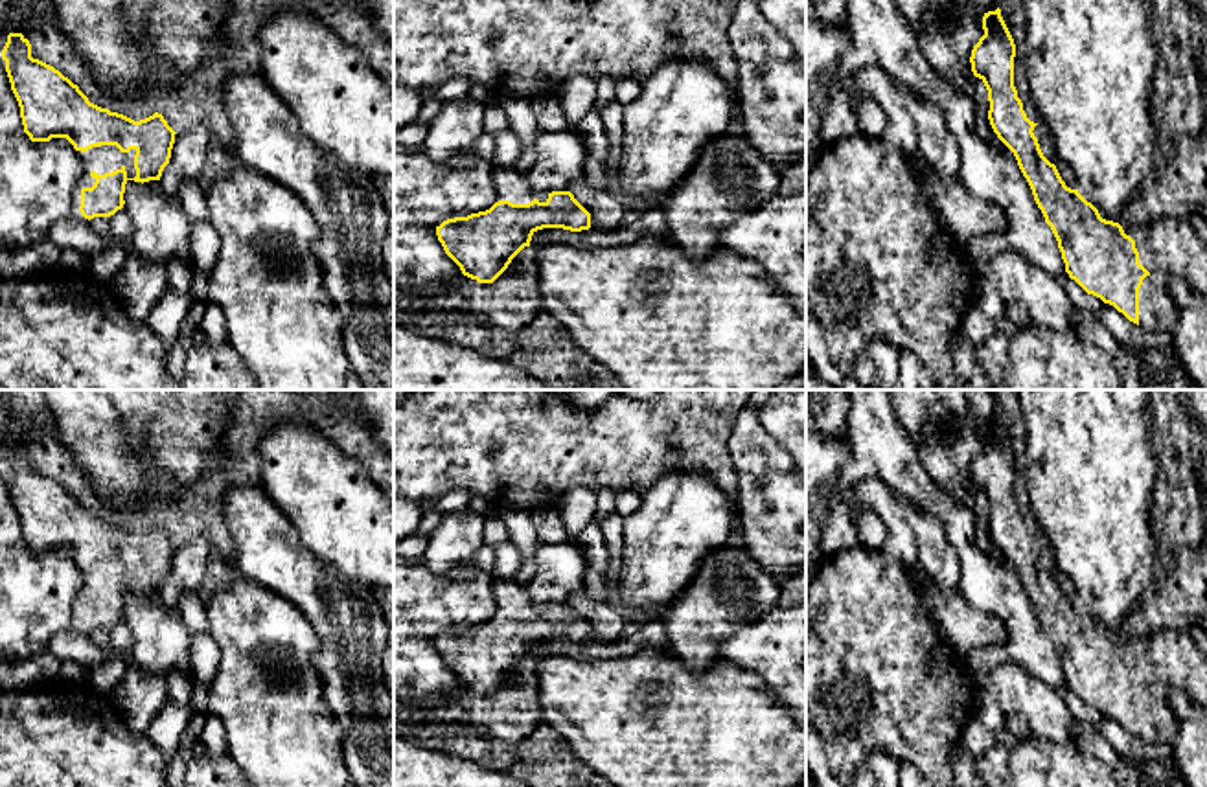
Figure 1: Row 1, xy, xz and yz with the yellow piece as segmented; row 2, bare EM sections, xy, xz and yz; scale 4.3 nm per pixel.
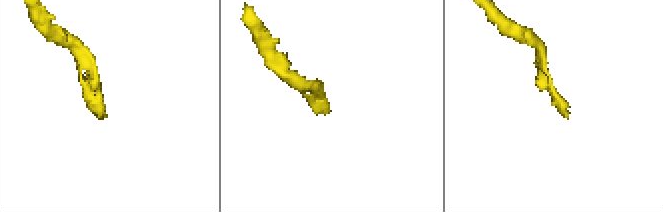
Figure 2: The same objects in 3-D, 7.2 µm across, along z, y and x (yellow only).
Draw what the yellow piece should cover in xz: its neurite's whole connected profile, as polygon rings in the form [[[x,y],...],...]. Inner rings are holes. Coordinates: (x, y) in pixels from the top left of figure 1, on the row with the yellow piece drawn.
[[[515,167],[491,173],[493,206],[467,217],[454,217],[436,226],[438,241],[445,254],[460,267],[462,274],[478,283],[493,283],[512,263],[512,259],[530,246],[532,235],[543,228],[563,228],[581,232],[591,228],[591,213],[574,199],[570,191],[534,191],[528,177]]]

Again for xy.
[[[22,33],[7,35],[2,59],[29,140],[66,138],[81,160],[70,219],[110,217],[123,208],[129,180],[160,180],[177,134],[162,114],[134,121],[90,103],[59,70],[31,57]]]

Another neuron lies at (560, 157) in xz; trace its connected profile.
[[[574,129],[539,132],[528,182],[534,191],[570,191],[585,177],[585,158],[587,147]]]

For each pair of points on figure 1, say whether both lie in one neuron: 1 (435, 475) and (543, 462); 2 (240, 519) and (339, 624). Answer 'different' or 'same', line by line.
1: same
2: same

